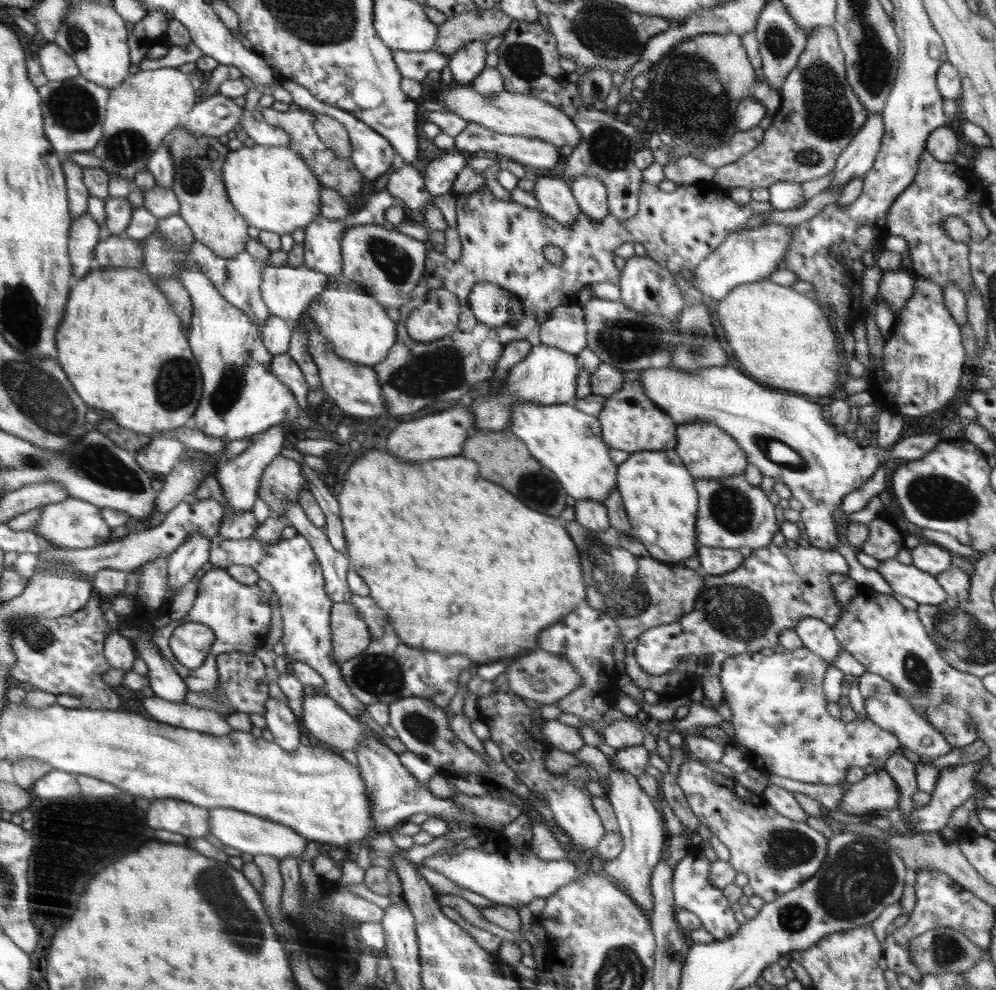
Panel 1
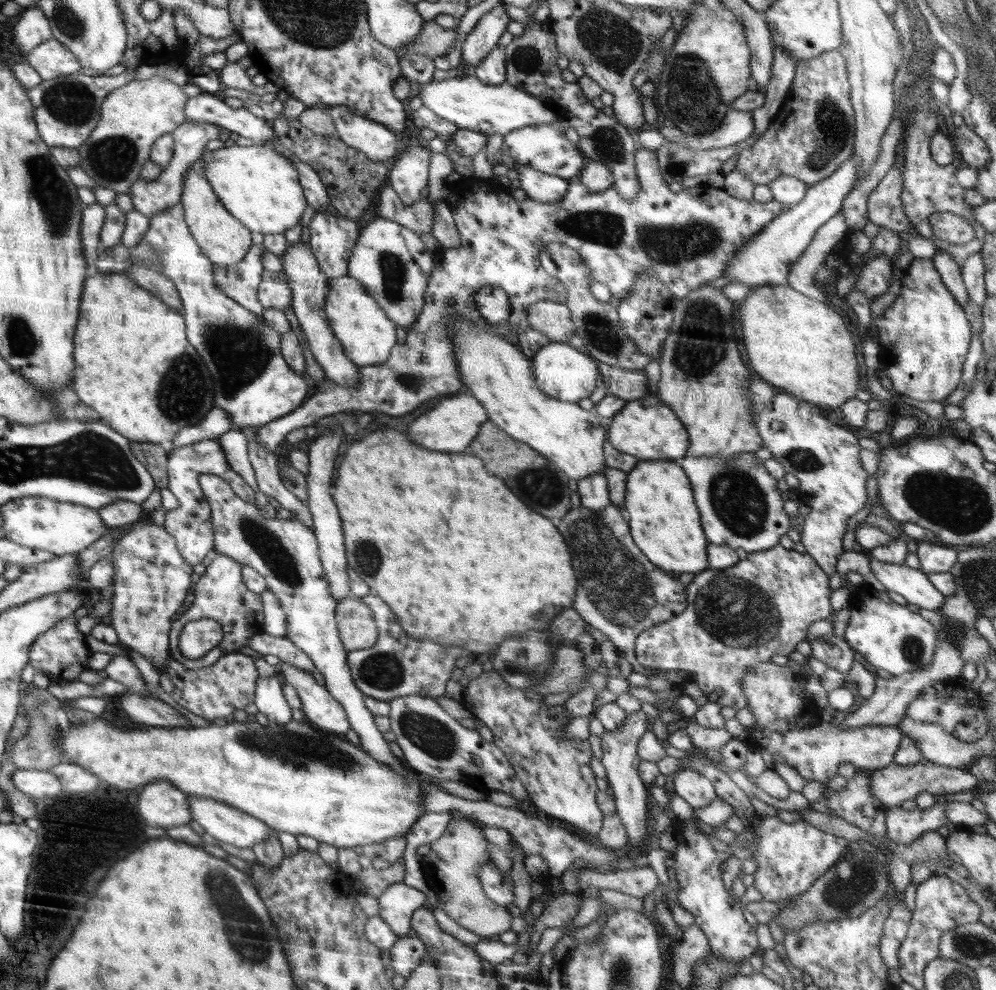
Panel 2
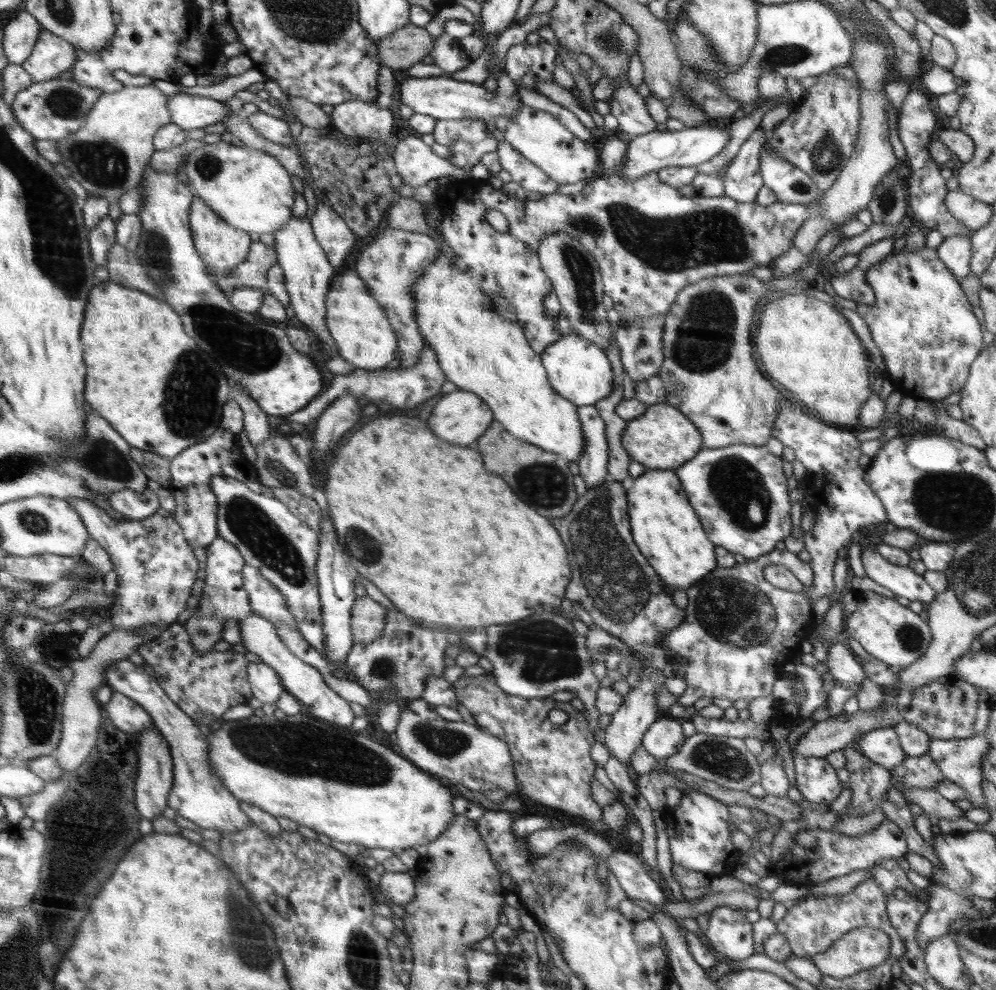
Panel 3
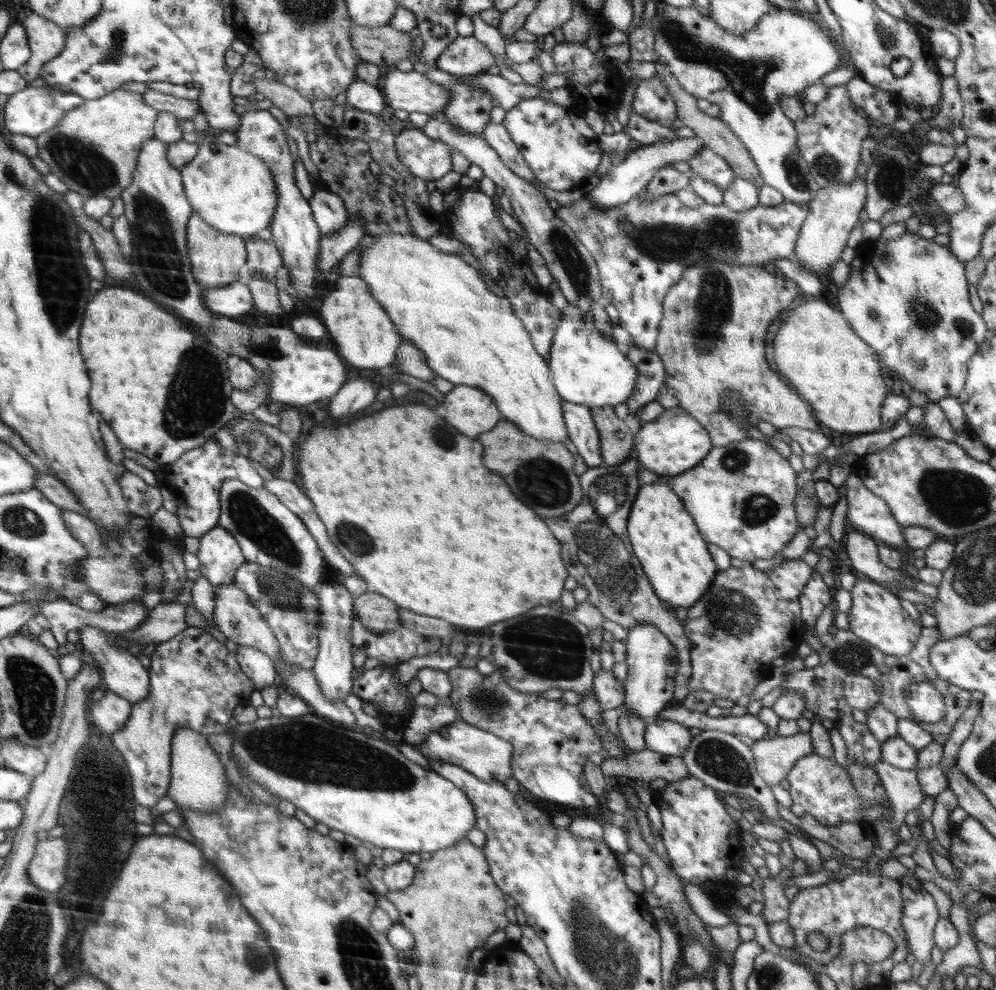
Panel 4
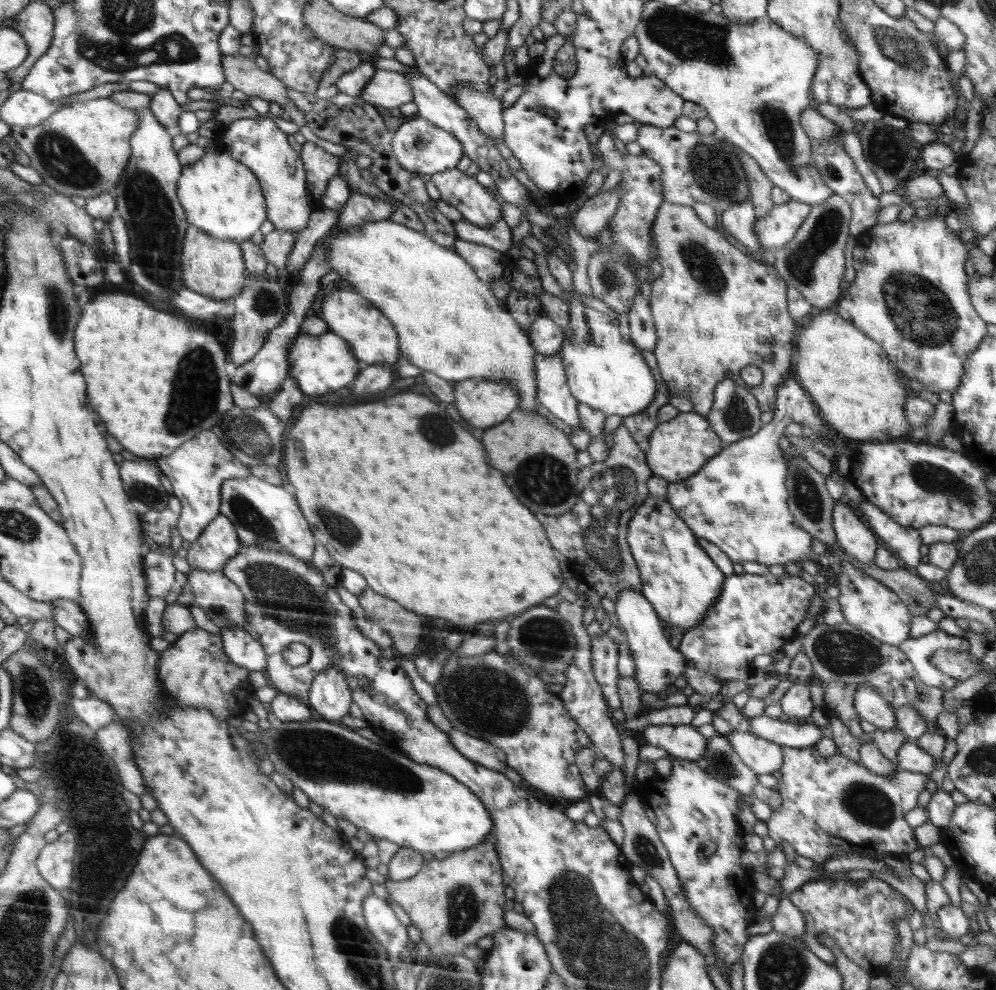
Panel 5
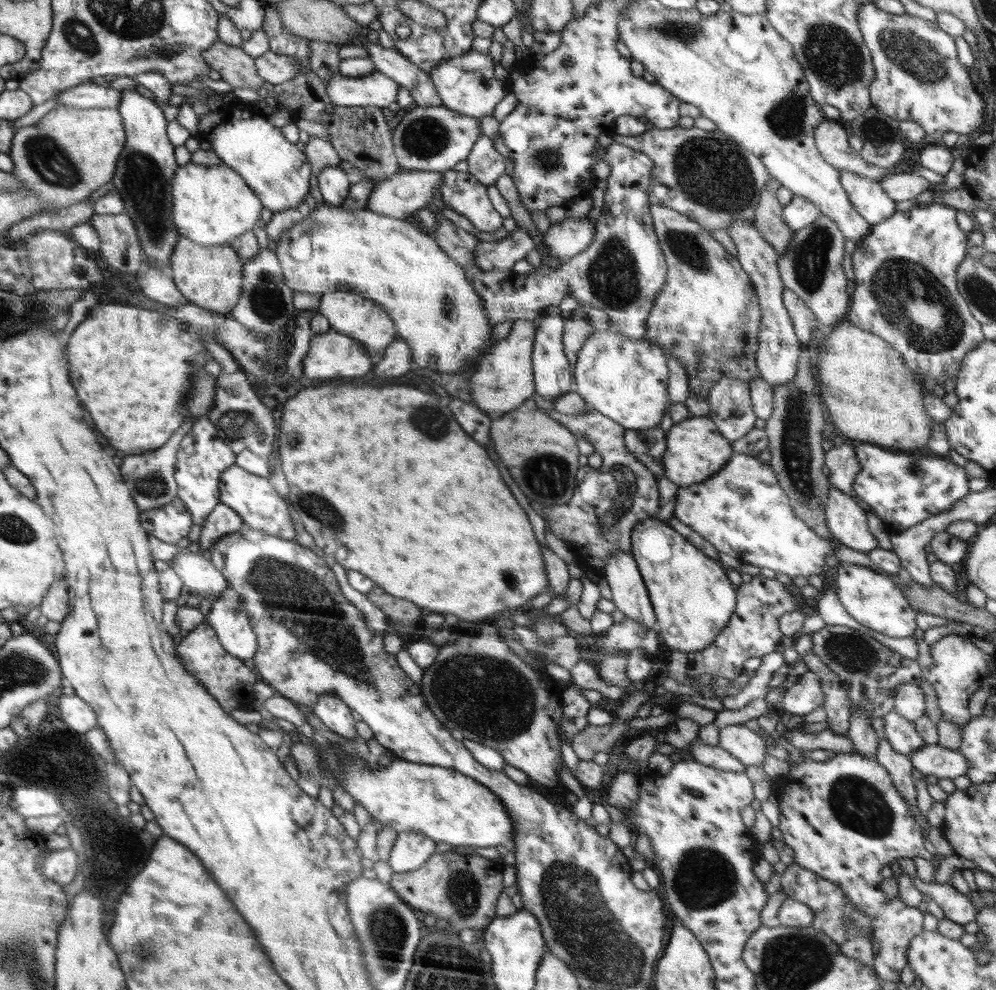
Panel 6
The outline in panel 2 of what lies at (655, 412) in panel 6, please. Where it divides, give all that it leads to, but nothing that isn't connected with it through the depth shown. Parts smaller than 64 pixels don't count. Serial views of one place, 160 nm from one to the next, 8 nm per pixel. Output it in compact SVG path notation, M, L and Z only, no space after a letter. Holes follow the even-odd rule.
M550 342L538 350L531 359L533 381L548 396L577 403L590 396L596 386L596 378L600 378L596 360L564 342Z

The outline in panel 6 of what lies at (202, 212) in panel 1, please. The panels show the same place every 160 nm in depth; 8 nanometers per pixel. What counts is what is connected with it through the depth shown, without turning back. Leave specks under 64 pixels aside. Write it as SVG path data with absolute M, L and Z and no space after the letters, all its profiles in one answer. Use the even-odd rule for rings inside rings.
M180 238L169 262L178 290L189 302L200 308L228 314L241 298L244 287L244 262L229 244L202 246L189 238Z

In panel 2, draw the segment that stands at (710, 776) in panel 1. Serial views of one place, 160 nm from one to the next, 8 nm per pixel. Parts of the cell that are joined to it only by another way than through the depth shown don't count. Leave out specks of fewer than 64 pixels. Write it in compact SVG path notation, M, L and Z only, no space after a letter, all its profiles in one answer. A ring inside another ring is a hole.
M686 769L676 774L674 790L693 809L705 808L719 798L712 781L702 776L699 769ZM777 817L761 818L762 824L754 829L754 842L746 842L745 845L750 845L751 858L756 860L753 885L762 894L763 900L780 902L804 892L823 872L846 855L852 844L852 841L831 835L806 822L785 824Z

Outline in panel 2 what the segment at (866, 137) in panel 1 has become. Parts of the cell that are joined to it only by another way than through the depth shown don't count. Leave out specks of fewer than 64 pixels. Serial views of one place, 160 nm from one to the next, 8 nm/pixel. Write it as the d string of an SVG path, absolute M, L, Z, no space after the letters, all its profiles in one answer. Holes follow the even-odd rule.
M847 158L827 179L808 187L805 198L789 210L766 224L758 236L750 238L742 250L736 252L736 256L730 260L730 264L724 270L724 278L732 283L750 285L787 285L787 277L798 262L798 258L804 254L809 244L812 243L818 228L821 228L832 216L836 216L841 210L846 196L854 189L855 178L859 168L855 158Z

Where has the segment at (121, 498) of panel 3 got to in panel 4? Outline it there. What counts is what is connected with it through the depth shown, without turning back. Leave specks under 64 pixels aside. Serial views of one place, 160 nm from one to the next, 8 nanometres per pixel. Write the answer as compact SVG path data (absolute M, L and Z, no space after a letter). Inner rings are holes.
M125 470L120 482L121 495L124 496L129 512L140 518L150 520L156 510L162 506L159 486L148 485L142 478Z

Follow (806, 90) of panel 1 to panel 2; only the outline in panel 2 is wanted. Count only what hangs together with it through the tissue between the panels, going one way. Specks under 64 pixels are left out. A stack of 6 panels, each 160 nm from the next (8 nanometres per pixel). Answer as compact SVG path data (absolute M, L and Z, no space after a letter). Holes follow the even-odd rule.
M838 49L800 61L781 108L754 144L743 149L735 170L743 172L754 185L768 185L778 174L794 176L812 186L827 179L852 156L855 143L855 114L850 100L845 58Z

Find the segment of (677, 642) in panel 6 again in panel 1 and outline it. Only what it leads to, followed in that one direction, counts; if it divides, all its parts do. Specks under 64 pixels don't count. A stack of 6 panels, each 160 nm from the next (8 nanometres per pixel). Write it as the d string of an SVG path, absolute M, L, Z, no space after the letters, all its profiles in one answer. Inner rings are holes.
M675 449L630 453L628 459L617 466L617 489L621 494L623 505L632 527L632 537L640 541L657 561L678 563L680 565L697 554L697 534L695 529L698 493L695 480L683 464Z

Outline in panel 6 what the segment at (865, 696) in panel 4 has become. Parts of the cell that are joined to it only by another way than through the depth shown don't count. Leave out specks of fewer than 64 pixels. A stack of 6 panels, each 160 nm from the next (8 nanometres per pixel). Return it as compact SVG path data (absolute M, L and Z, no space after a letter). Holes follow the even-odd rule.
M893 711L888 712L883 719L885 740L891 745L894 752L910 758L914 752L926 746L924 739L916 733L915 725L911 721L906 721Z

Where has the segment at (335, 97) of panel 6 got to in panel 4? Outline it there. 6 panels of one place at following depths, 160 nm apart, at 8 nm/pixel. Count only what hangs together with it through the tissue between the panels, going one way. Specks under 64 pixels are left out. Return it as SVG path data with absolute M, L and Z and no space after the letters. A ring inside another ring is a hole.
M397 68L388 71L381 83L381 90L386 92L384 98L386 104L389 104L394 110L406 110L406 112L423 112L424 114L433 114L437 110L445 110L451 94L445 85L431 81L426 75L414 70L402 72Z

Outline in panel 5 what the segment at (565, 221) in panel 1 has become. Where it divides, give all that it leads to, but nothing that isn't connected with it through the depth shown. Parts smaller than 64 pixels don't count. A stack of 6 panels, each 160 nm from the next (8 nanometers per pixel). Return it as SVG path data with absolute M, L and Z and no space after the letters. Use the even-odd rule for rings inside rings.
M459 84L455 86L452 98L475 120L486 136L499 142L505 140L503 107L493 94L482 94L471 86L466 88Z

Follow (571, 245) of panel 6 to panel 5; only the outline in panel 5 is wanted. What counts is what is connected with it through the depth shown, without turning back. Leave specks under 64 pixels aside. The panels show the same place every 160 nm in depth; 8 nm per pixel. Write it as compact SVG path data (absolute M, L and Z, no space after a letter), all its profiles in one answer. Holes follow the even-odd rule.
M615 187L604 194L596 194L575 212L576 217L572 223L582 237L589 240L609 225L620 205L618 191Z

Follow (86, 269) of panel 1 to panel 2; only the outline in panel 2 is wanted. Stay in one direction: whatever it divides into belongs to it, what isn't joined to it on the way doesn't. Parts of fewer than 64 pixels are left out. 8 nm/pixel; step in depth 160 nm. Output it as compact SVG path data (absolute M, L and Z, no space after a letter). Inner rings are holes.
M94 204L85 208L82 216L81 234L82 247L85 250L86 263L89 266L88 276L98 273L97 261L100 250L100 232L105 220L106 207Z

